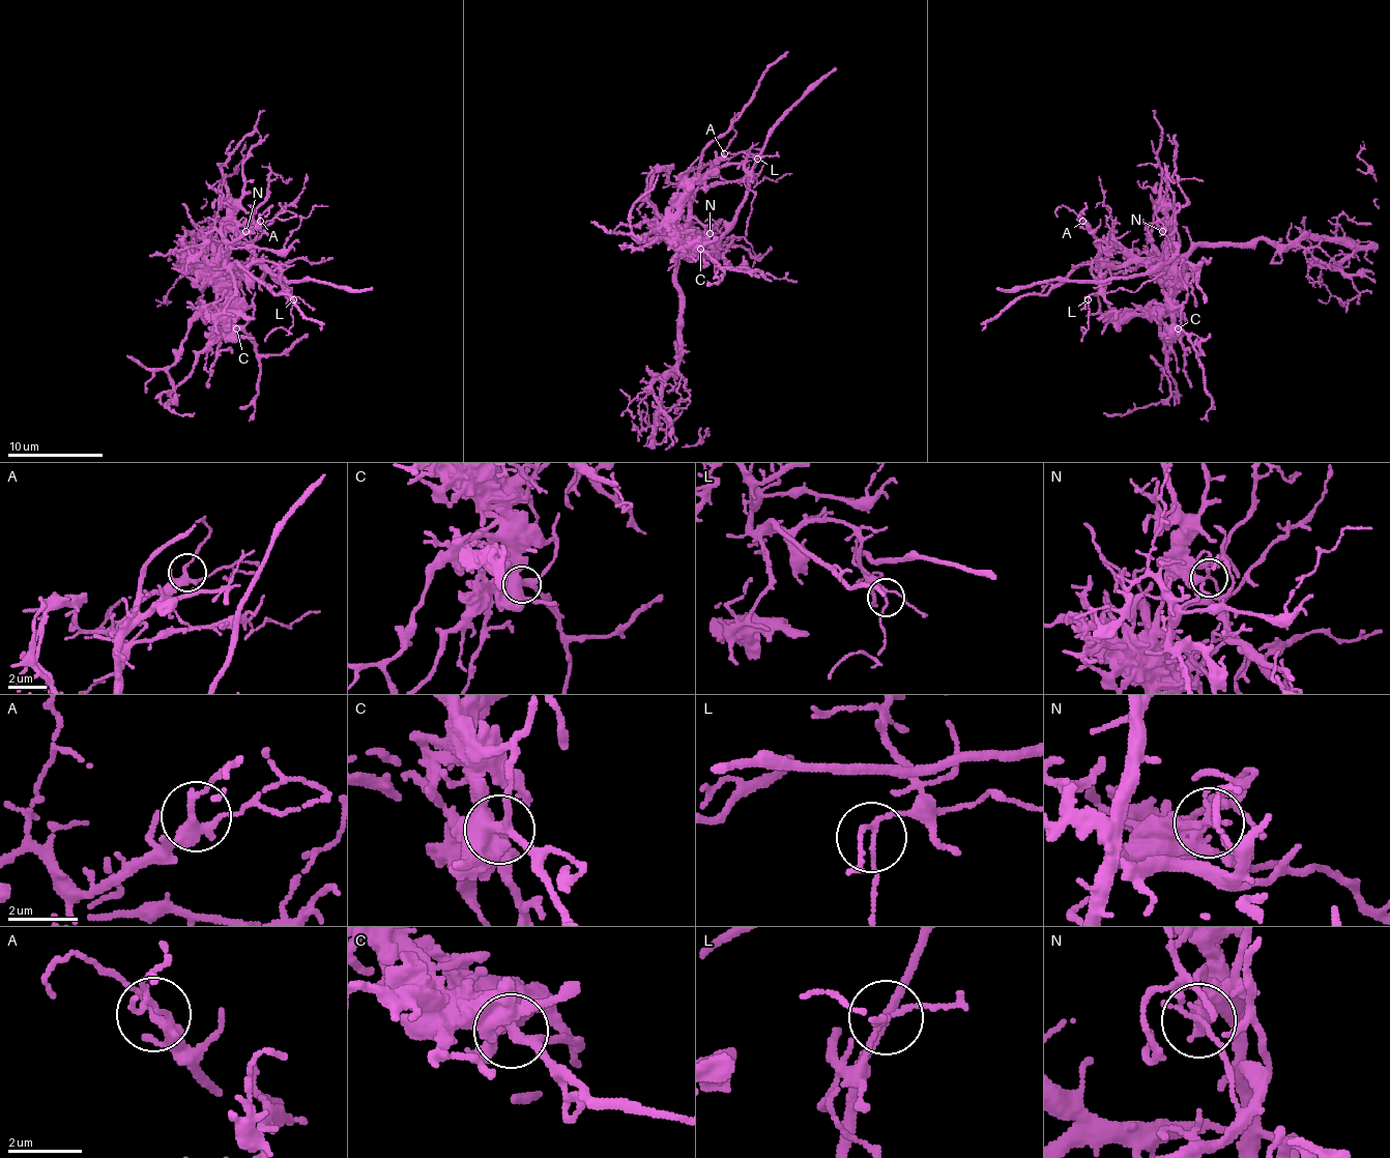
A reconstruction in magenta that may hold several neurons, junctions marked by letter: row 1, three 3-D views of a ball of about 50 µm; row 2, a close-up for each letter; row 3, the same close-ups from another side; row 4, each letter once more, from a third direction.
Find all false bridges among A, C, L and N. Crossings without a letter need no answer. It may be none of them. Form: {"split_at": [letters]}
{"split_at": ["N"]}

